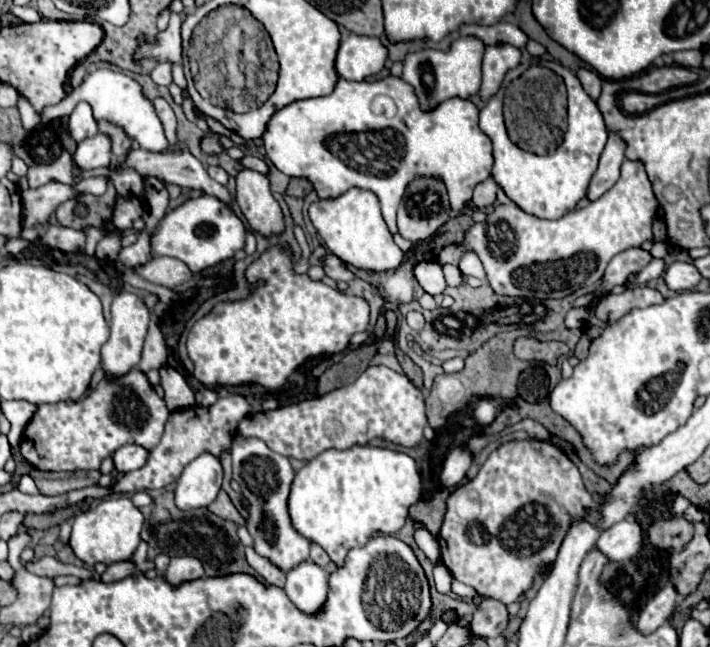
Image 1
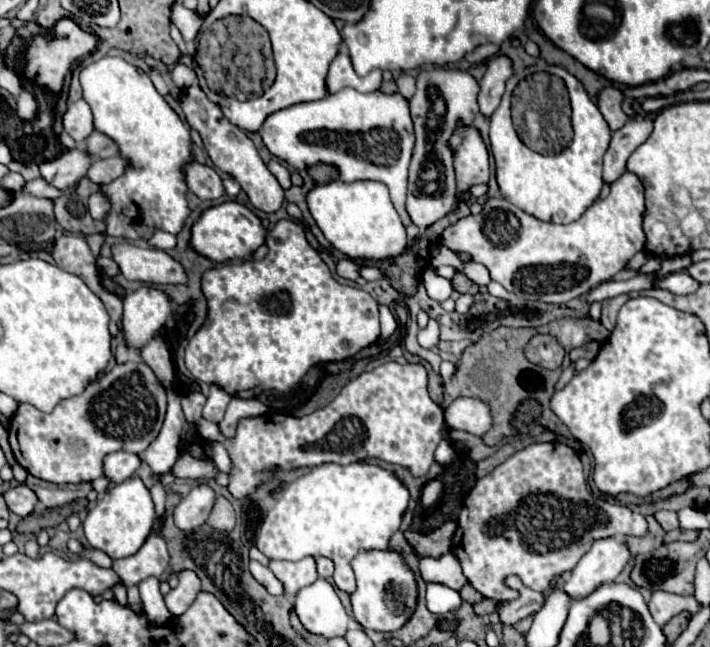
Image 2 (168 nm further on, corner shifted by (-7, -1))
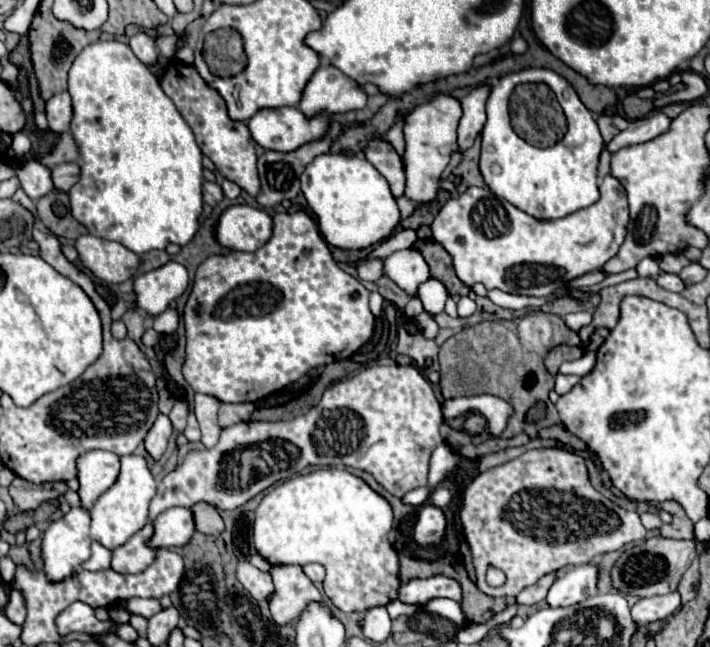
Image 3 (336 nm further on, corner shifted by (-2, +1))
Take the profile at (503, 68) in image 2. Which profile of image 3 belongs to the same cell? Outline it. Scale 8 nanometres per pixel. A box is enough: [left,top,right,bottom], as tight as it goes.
[458,85,490,153]

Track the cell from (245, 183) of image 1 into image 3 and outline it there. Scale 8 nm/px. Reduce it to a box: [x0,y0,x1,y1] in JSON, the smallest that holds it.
[160,57,260,197]

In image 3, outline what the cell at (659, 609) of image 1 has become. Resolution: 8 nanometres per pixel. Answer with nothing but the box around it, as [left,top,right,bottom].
[630,593,682,625]

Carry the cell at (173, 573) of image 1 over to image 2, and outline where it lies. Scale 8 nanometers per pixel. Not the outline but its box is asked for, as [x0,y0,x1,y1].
[165,569,201,615]

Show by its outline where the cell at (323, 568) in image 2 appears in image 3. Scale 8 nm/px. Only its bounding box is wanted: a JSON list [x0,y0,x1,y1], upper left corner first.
[302,563,324,583]

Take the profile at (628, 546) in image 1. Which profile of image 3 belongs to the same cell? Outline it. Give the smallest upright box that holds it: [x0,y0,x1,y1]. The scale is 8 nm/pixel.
[546,563,598,607]

